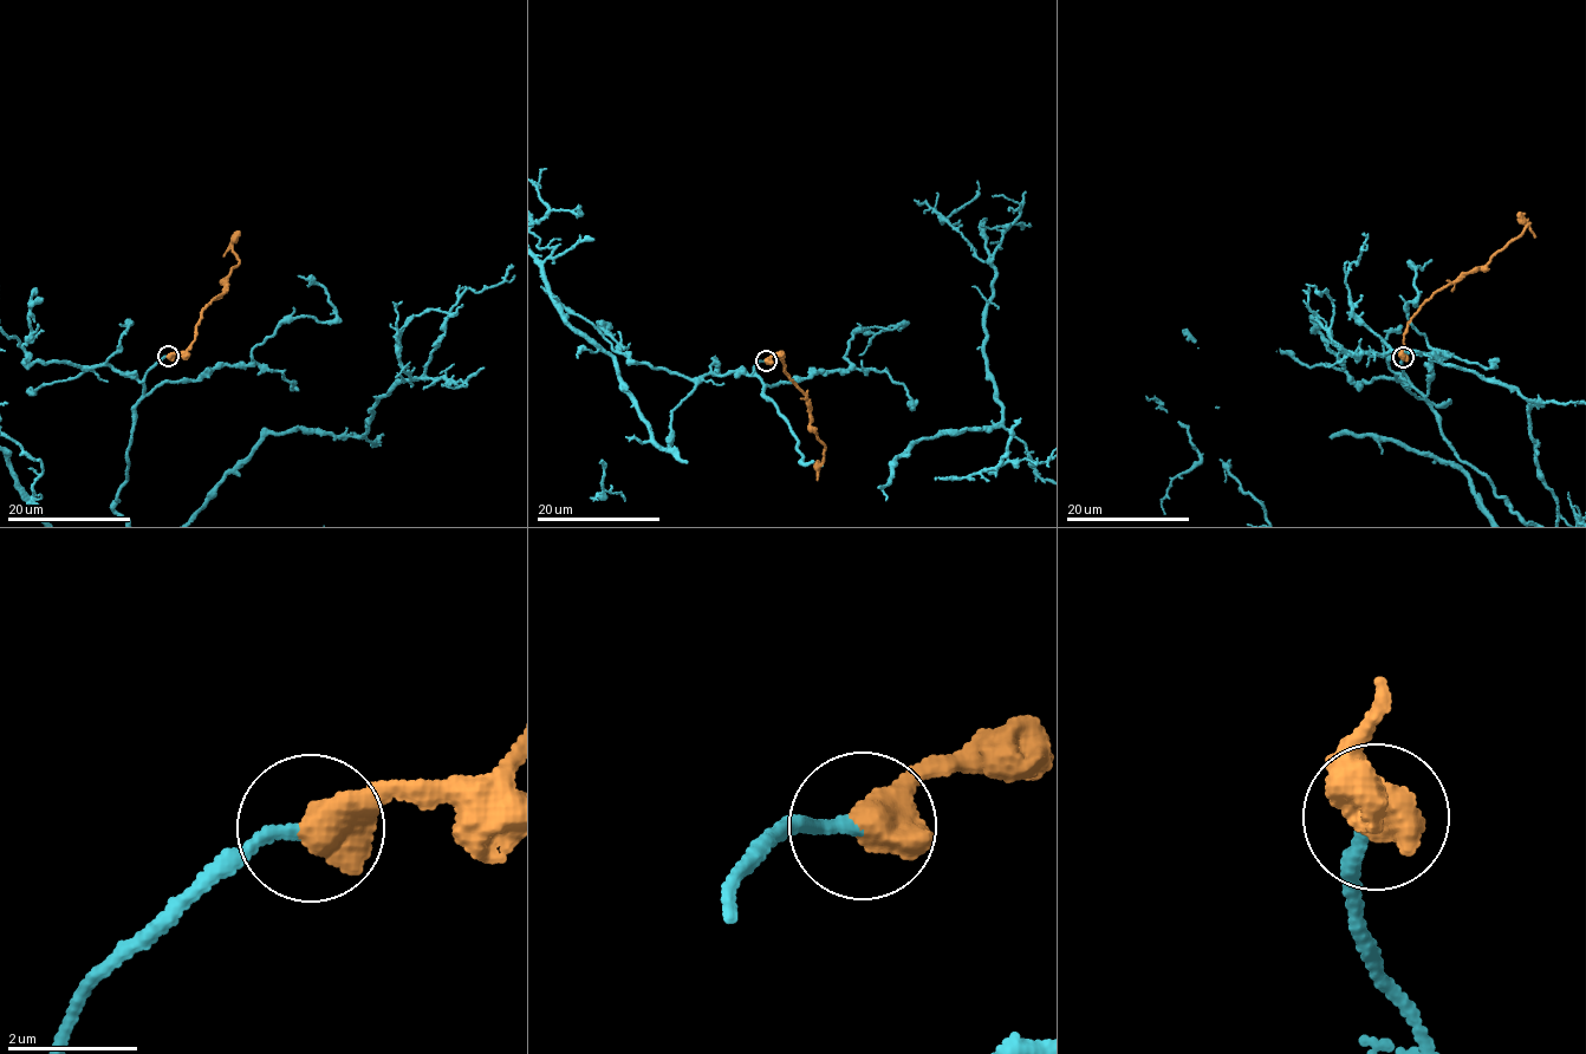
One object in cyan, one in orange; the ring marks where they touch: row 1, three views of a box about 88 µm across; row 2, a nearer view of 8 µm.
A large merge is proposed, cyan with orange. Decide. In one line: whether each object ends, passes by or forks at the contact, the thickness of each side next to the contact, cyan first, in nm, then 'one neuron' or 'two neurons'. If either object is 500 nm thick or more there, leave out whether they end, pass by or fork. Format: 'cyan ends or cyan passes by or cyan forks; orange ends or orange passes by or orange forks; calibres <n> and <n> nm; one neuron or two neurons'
calibres 170 and 650 nm; one neuron

